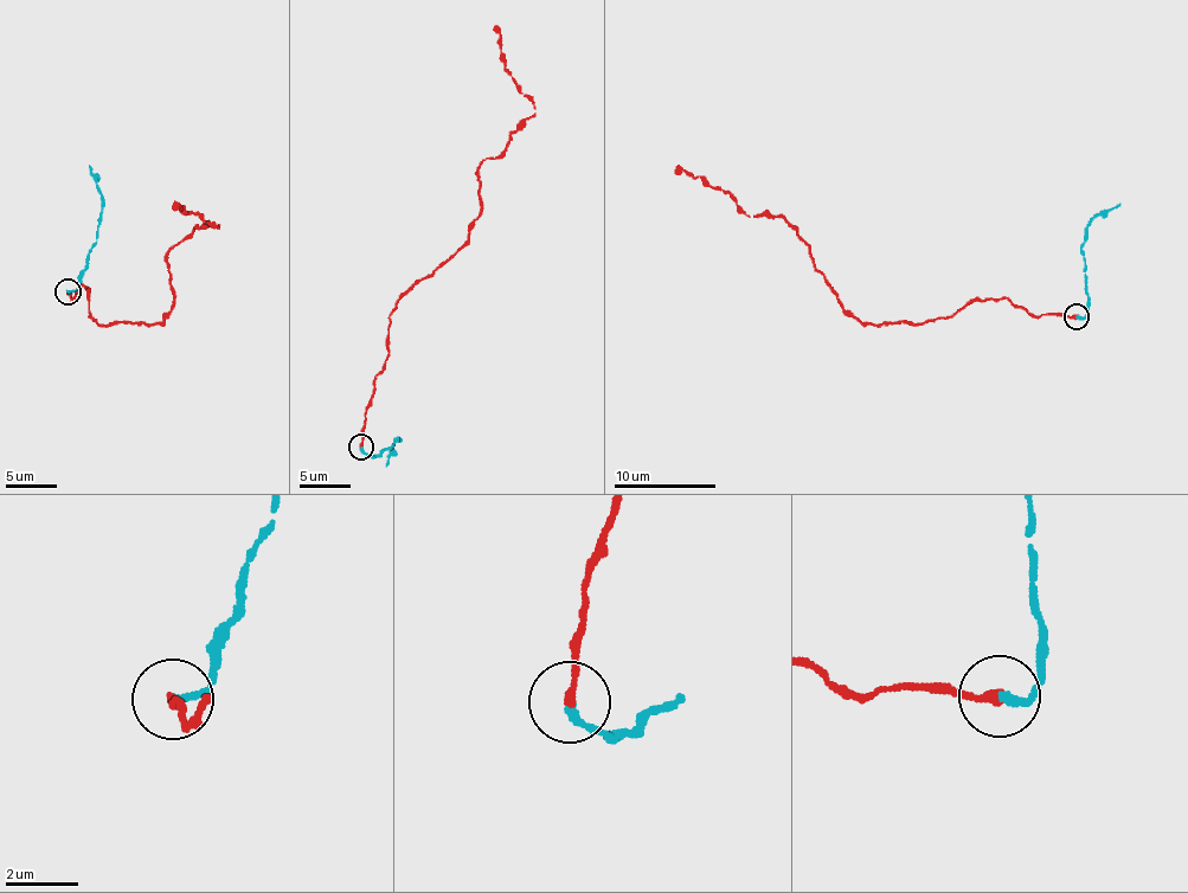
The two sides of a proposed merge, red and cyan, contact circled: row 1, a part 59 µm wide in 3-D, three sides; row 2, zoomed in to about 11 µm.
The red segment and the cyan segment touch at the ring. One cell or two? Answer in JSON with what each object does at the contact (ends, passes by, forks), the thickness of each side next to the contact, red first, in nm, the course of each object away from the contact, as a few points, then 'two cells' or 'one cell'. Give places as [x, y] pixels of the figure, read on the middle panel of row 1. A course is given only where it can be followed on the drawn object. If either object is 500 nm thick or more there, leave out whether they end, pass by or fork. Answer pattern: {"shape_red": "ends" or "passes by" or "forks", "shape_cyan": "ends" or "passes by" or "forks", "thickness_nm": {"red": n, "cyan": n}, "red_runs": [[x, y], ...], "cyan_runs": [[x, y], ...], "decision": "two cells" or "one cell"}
{"shape_red": "ends", "shape_cyan": "ends", "thickness_nm": {"red": 240, "cyan": 200}, "red_runs": [[361, 445], [395, 303], [467, 236], [481, 211], [479, 167], [534, 113], [505, 68], [495, 25]], "cyan_runs": [[361, 445], [364, 454], [374, 457], [399, 436], [392, 444], [392, 456], [385, 466]], "decision": "one cell"}

